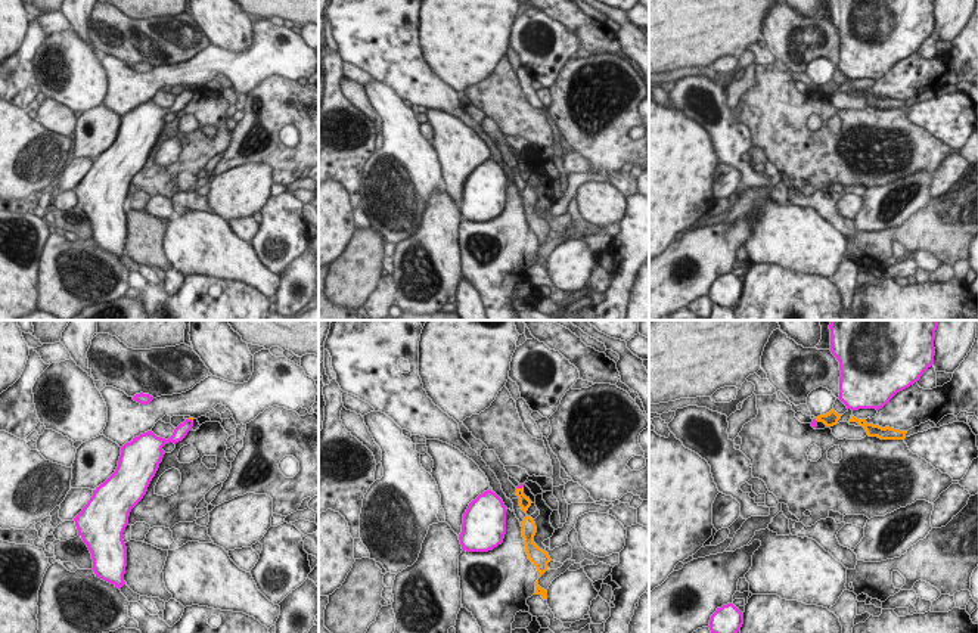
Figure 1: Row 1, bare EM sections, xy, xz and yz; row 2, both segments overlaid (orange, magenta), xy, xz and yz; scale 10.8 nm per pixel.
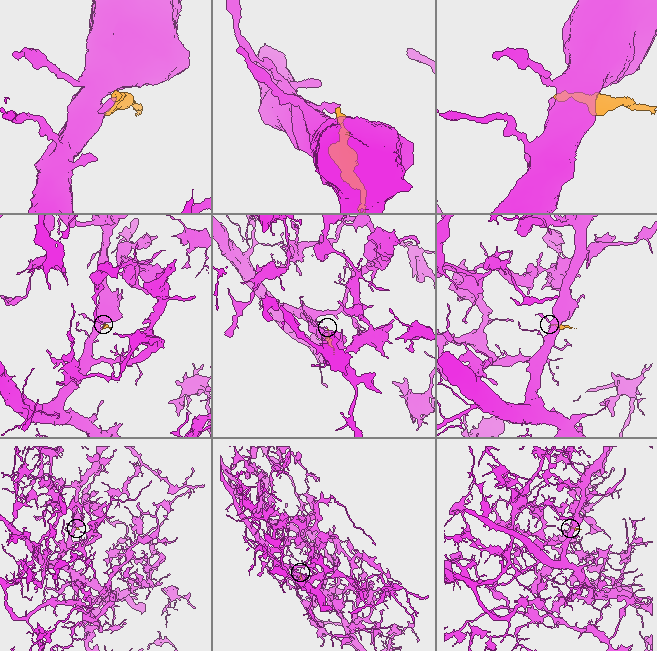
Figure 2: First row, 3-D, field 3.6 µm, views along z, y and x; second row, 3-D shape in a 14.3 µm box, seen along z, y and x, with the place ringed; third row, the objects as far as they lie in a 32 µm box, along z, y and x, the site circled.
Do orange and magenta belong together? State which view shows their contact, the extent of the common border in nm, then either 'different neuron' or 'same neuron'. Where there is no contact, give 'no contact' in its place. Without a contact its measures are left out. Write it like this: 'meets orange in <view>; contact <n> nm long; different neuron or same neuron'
meets orange in xz; contact 90 nm long; different neuron

